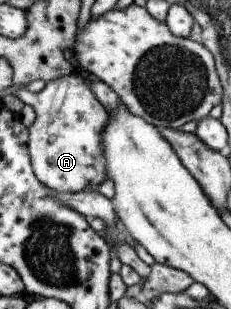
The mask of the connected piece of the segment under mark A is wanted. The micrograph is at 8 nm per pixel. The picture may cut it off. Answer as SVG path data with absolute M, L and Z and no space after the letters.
M78 69L67 77L61 77L46 83L37 91L21 89L16 95L29 105L37 114L35 123L29 127L29 141L27 148L31 159L31 166L35 176L43 185L57 193L78 193L83 191L98 191L99 185L107 180L105 175L105 159L103 159L103 145L101 145L101 133L107 125L107 111L93 95L89 87L88 79L81 79Z

